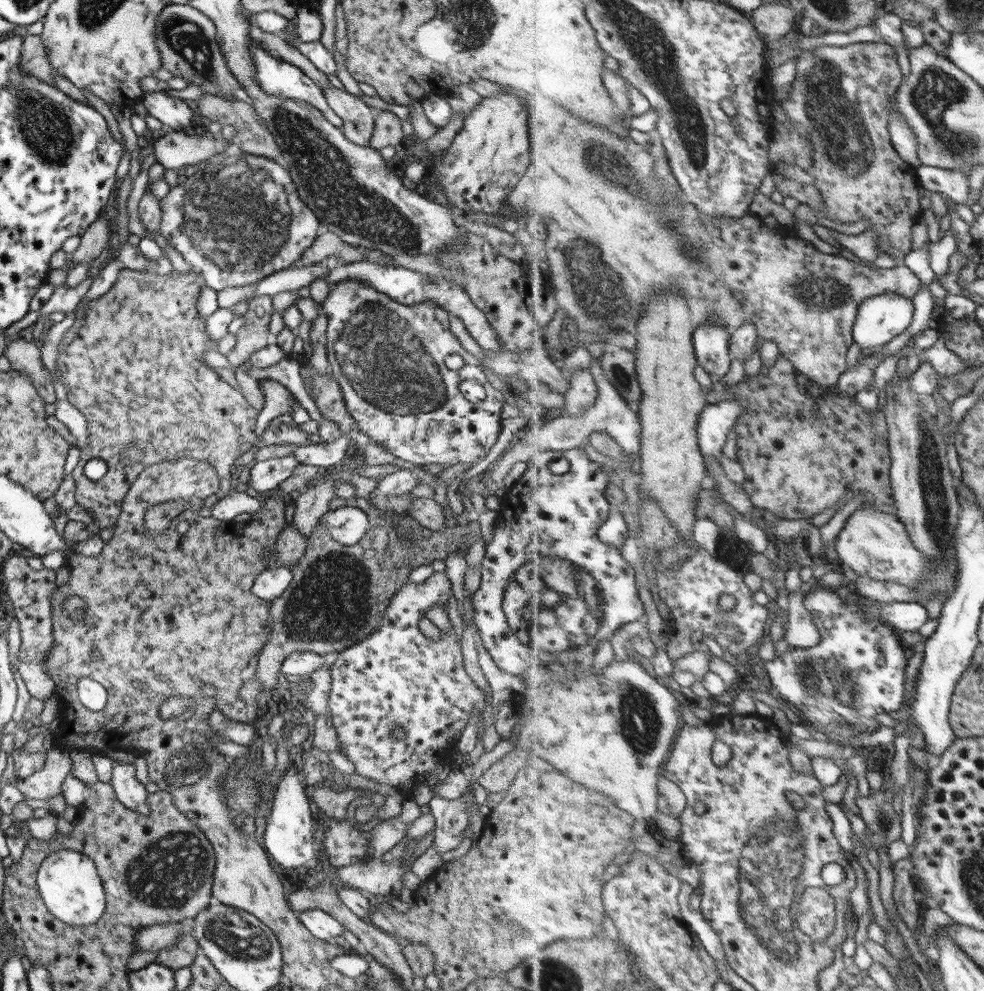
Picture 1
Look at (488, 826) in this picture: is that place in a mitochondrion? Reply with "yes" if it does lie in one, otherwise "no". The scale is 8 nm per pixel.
no

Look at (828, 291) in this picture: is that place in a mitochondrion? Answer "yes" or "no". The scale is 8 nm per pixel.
yes

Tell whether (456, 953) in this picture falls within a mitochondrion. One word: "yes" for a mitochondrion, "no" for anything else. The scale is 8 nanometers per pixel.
yes

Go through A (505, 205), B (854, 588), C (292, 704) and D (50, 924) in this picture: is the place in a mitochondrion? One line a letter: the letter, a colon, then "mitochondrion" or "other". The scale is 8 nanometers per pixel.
A: other
B: other
C: other
D: other

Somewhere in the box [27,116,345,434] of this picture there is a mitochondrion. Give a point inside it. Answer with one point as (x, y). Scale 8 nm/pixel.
(237, 218)

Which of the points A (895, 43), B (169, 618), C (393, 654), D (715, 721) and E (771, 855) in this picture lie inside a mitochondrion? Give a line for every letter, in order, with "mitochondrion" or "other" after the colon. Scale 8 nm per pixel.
A: other
B: other
C: mitochondrion
D: other
E: mitochondrion

